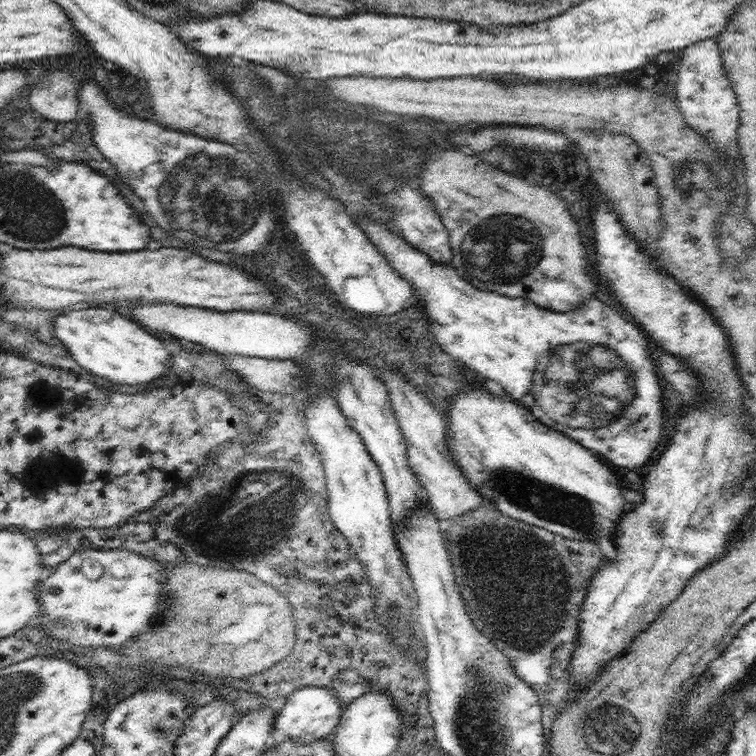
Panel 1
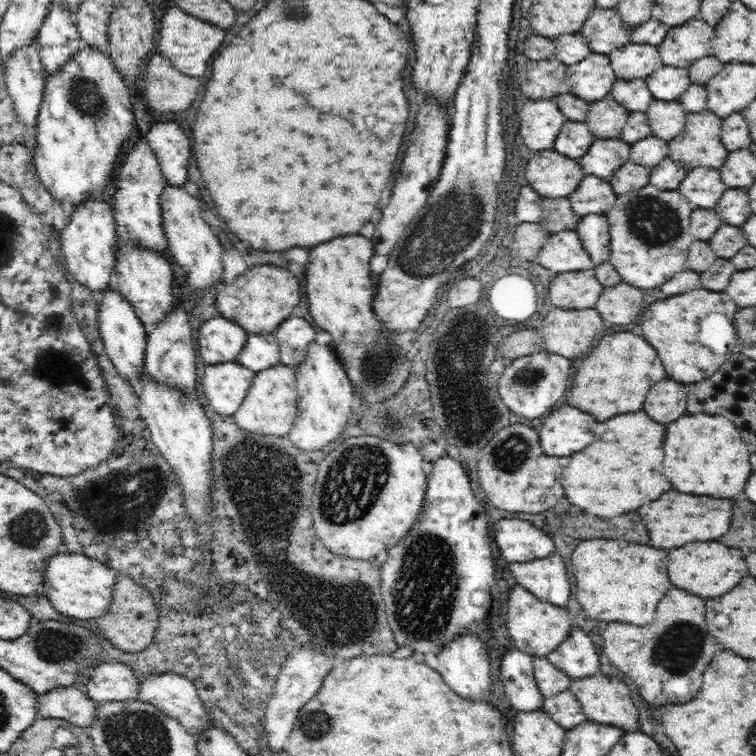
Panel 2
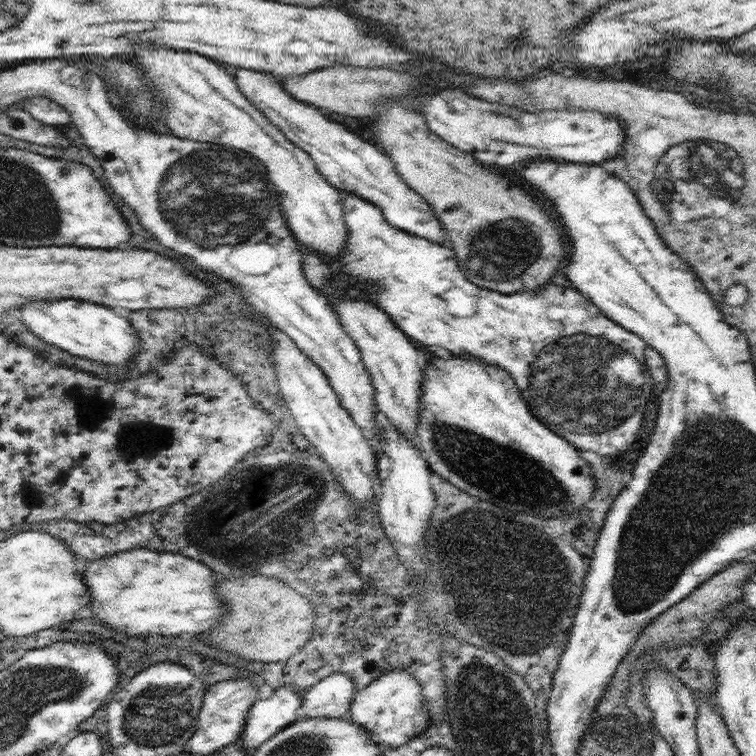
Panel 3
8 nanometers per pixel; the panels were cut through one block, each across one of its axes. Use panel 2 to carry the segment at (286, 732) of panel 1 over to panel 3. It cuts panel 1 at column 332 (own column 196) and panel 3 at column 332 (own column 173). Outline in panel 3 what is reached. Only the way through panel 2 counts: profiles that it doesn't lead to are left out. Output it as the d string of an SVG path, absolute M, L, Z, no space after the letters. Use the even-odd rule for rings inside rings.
M343 671L332 673L314 686L311 686L303 694L304 702L300 706L300 717L302 719L310 719L310 717L312 719L348 717L355 691L354 681L352 681L350 675L344 674Z

